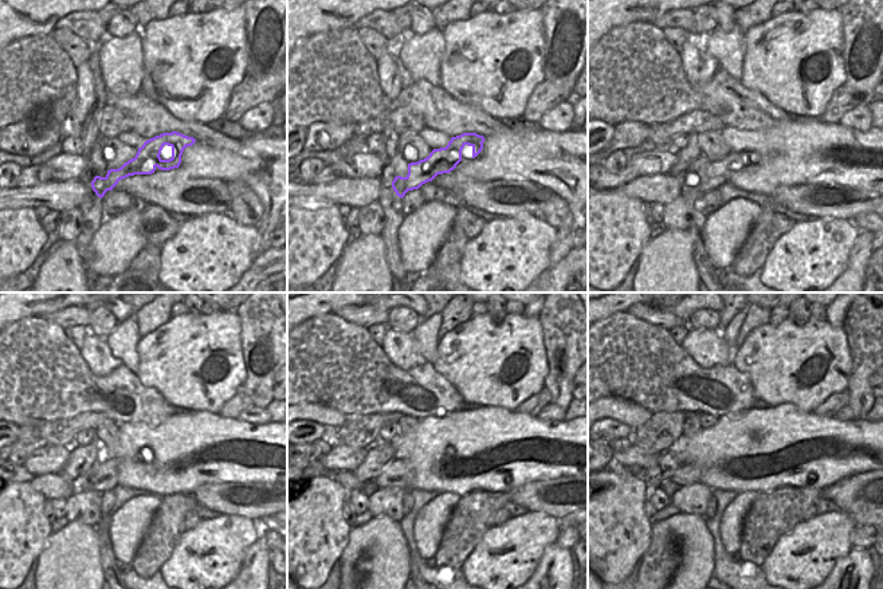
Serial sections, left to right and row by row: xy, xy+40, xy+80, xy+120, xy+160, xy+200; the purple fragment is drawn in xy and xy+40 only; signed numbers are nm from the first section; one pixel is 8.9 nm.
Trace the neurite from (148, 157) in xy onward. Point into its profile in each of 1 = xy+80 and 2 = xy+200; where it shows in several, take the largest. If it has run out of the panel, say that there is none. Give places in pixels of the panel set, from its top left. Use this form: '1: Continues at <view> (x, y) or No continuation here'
1: Continues at xy+80 (718, 173)
2: Continues at xy+200 (685, 470).

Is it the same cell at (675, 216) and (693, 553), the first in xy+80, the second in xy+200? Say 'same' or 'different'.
different

